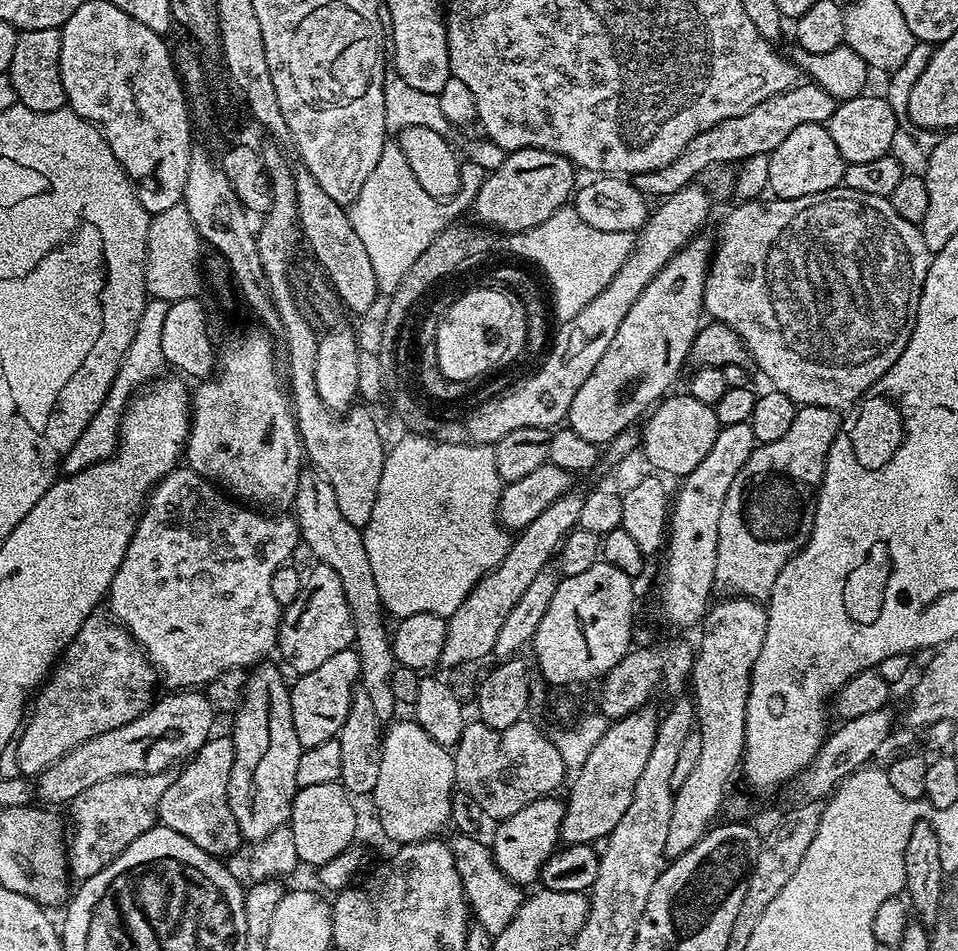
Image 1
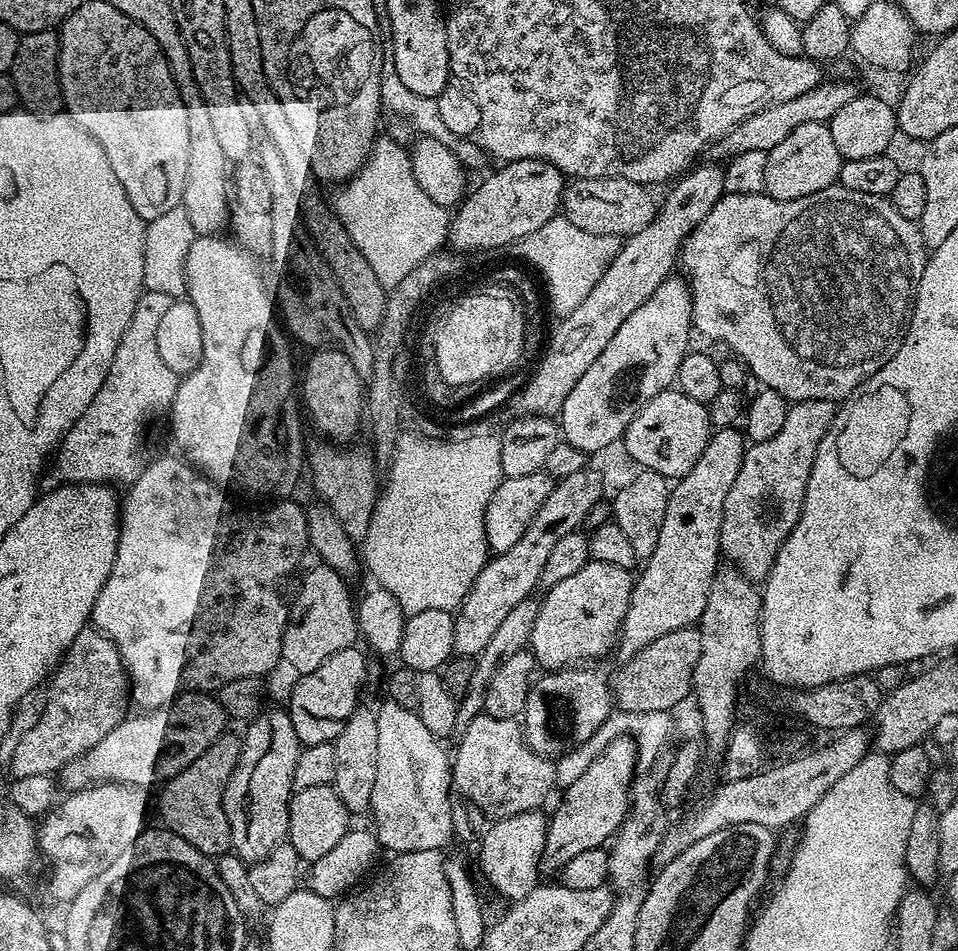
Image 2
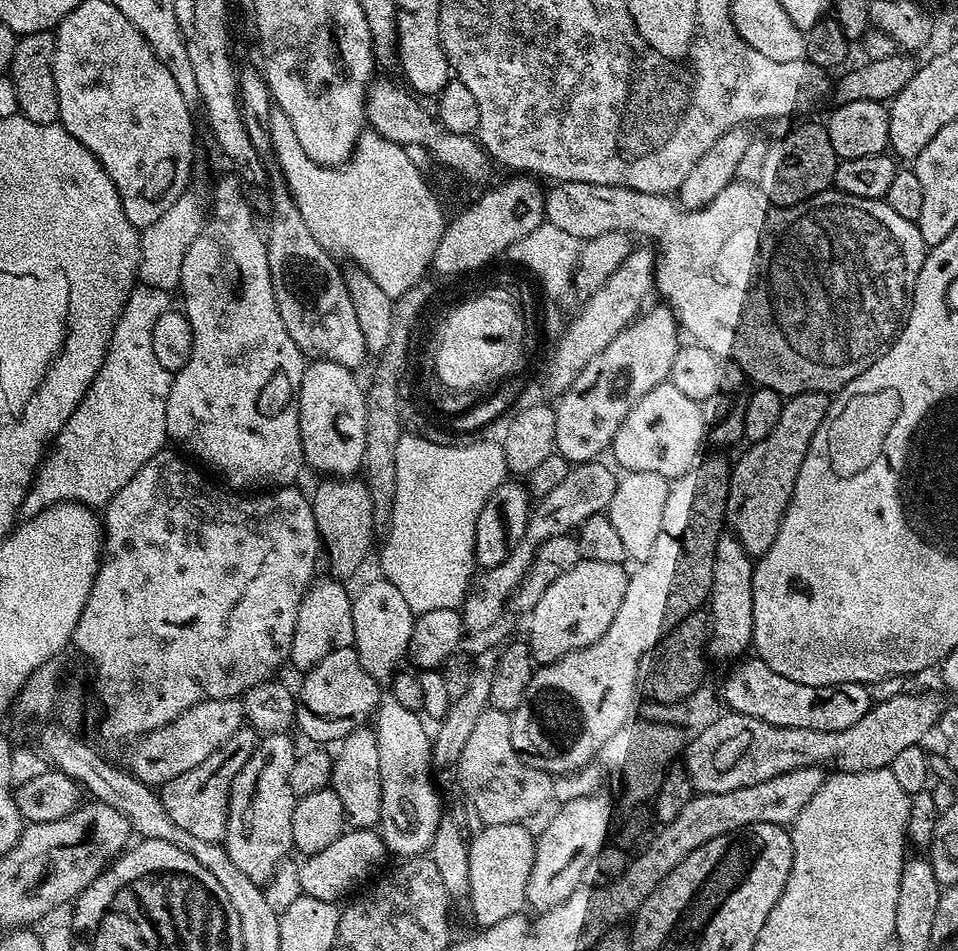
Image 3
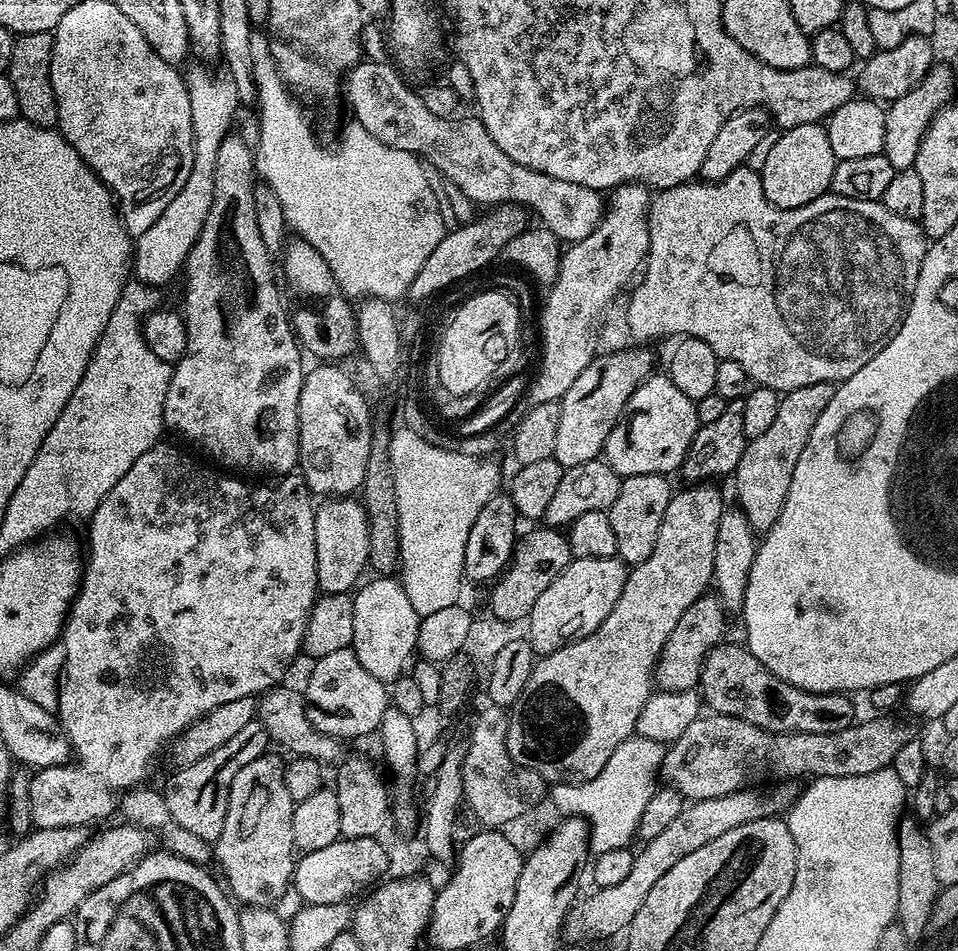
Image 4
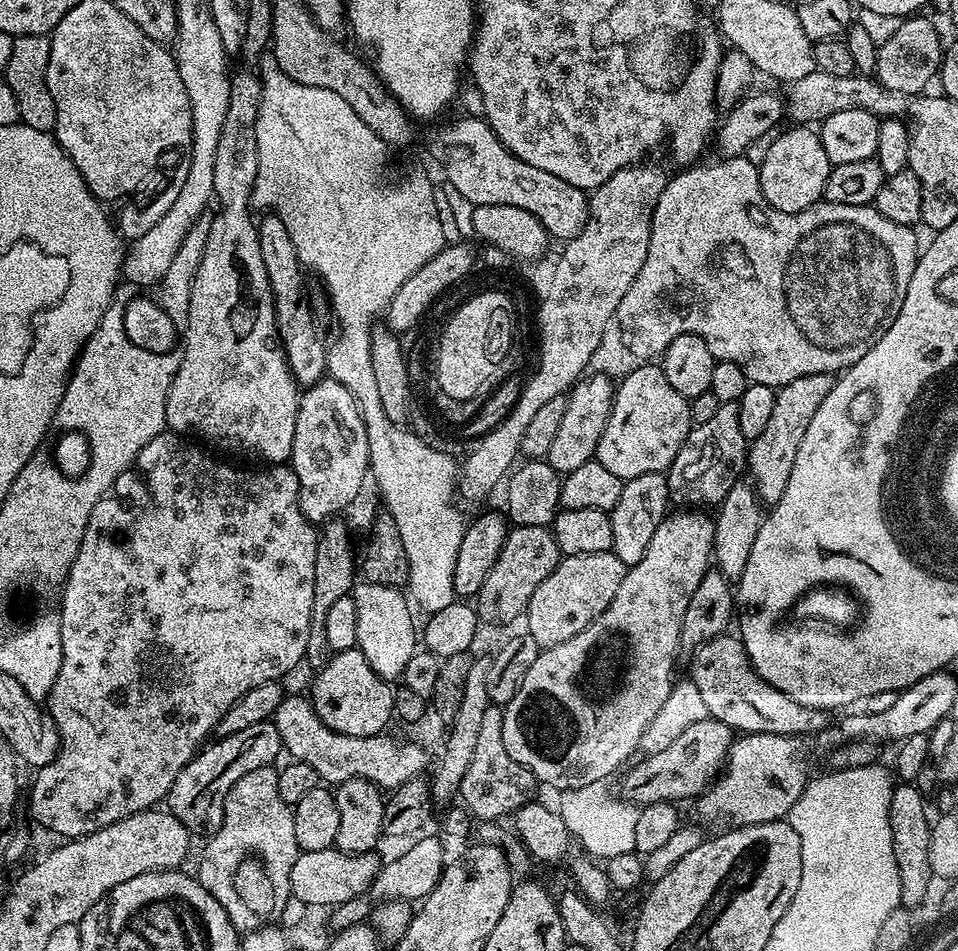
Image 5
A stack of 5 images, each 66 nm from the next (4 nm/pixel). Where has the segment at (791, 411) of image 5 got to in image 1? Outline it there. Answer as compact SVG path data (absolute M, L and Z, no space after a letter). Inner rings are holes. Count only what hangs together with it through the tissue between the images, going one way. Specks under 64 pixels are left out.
M806 404L797 407L794 422L791 424L790 430L786 430L786 435L783 438L778 438L778 442L757 446L750 454L750 458L746 458L746 466L742 466L742 470L738 470L738 478L734 478L734 483L730 485L730 490L726 494L726 502L722 502L722 518L718 518L718 562L716 563L715 585L717 589L725 588L728 591L725 593L736 598L767 601L769 594L774 590L774 582L778 582L778 574L782 574L782 566L786 566L786 562L791 560L804 547L804 543L808 541L812 533L812 523L816 513L816 493L824 477L824 467L826 466L826 458L830 454L830 446L842 427L840 416L841 413L837 409L827 408L826 406Z

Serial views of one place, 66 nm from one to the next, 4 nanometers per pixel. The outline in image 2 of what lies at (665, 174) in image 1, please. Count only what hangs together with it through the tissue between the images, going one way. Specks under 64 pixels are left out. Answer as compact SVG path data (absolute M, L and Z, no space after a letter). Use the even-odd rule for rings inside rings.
M836 80L833 84L828 82L820 83L814 90L806 90L806 94L800 94L798 98L790 98L786 102L771 104L769 108L758 110L758 114L750 114L742 122L738 122L736 128L721 136L719 140L713 140L706 149L706 156L712 162L727 162L733 156L743 154L750 150L760 150L769 152L778 146L778 142L784 139L798 126L806 122L822 122L827 124L842 110L842 106L847 106L849 102L854 102L862 94L862 88L856 84L851 84L848 80Z

